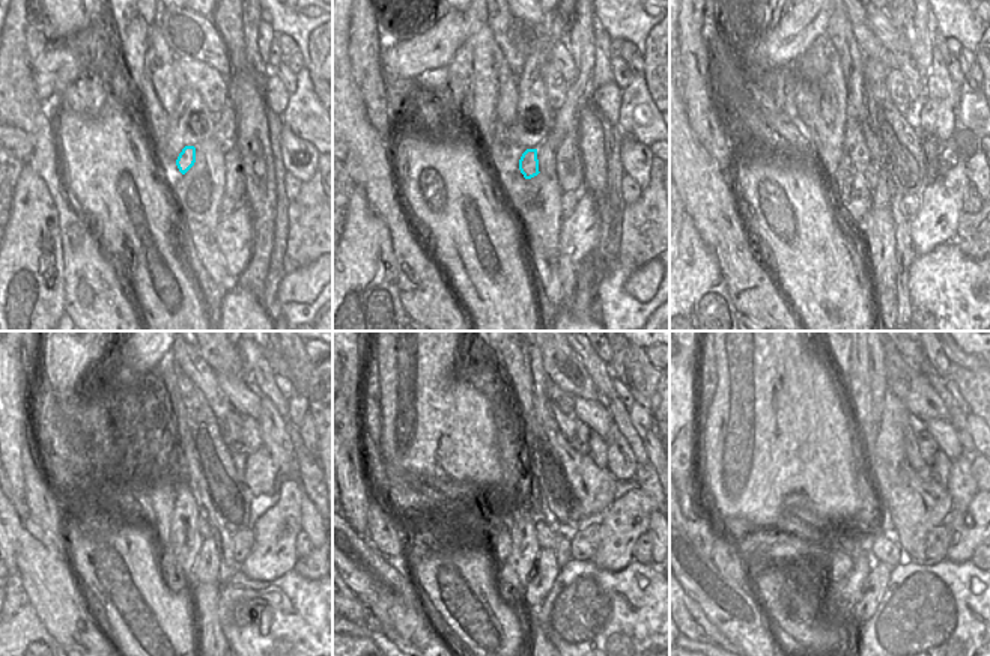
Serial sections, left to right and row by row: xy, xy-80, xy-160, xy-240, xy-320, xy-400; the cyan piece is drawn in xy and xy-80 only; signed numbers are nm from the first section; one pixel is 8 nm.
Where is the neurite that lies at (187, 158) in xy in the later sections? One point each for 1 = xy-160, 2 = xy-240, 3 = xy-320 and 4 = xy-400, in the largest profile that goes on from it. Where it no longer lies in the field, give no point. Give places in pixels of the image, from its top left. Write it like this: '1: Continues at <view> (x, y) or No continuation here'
1: Continues at xy-160 (871, 175)
2: Continues at xy-240 (205, 530)
3: Continues at xy-320 (546, 536)
4: Continues at xy-400 (883, 549).

